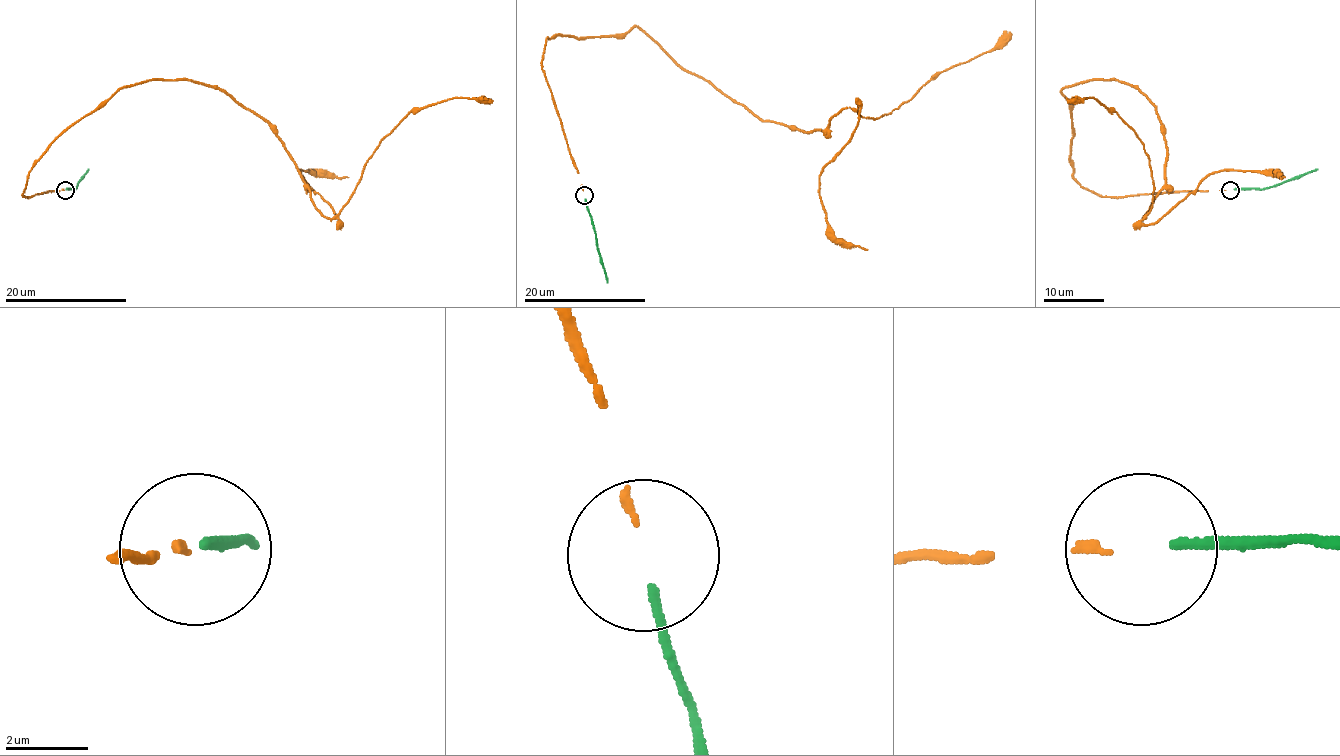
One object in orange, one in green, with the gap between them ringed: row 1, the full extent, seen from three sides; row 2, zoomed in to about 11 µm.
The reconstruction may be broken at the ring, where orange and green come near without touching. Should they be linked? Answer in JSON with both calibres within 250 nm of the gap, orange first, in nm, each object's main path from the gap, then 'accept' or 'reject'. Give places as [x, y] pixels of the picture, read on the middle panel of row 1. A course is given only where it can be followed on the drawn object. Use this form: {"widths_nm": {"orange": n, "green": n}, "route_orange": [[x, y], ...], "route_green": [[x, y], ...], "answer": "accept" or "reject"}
{"widths_nm": {"orange": 200, "green": 240}, "route_orange": [[583, 191], [542, 63], [546, 39], [637, 27], [762, 119], [803, 131], [846, 107], [887, 115], [1011, 33]], "route_green": [[584, 198], [607, 282]], "answer": "accept"}

